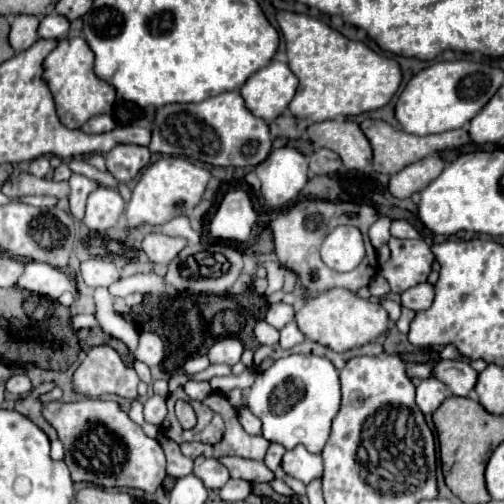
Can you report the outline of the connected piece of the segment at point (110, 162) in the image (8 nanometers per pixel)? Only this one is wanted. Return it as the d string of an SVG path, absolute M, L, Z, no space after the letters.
M116 145L106 155L106 167L118 181L130 181L136 177L140 167L148 165L150 151L140 145Z

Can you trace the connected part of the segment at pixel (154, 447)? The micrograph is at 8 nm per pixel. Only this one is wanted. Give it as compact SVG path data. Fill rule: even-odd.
M82 399L76 403L52 401L42 409L46 421L58 431L66 451L66 465L72 481L88 481L100 487L134 487L154 493L166 477L166 459L158 441L146 437L116 401Z

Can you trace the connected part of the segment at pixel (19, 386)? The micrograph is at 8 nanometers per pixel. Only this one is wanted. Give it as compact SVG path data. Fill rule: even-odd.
M14 375L6 381L6 391L14 393L14 395L24 395L30 391L30 379L26 375Z

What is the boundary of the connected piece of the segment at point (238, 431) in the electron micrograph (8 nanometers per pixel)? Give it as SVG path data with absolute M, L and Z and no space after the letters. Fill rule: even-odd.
M212 393L206 397L206 403L210 409L214 409L218 415L224 417L226 423L226 433L222 437L222 441L218 441L216 445L202 445L202 443L180 443L180 449L186 457L196 459L200 455L204 457L222 457L222 455L238 455L238 457L246 457L246 459L258 459L262 461L268 449L268 441L264 437L254 437L248 435L240 421L238 421L238 413L236 409L228 403L228 399L222 393Z

